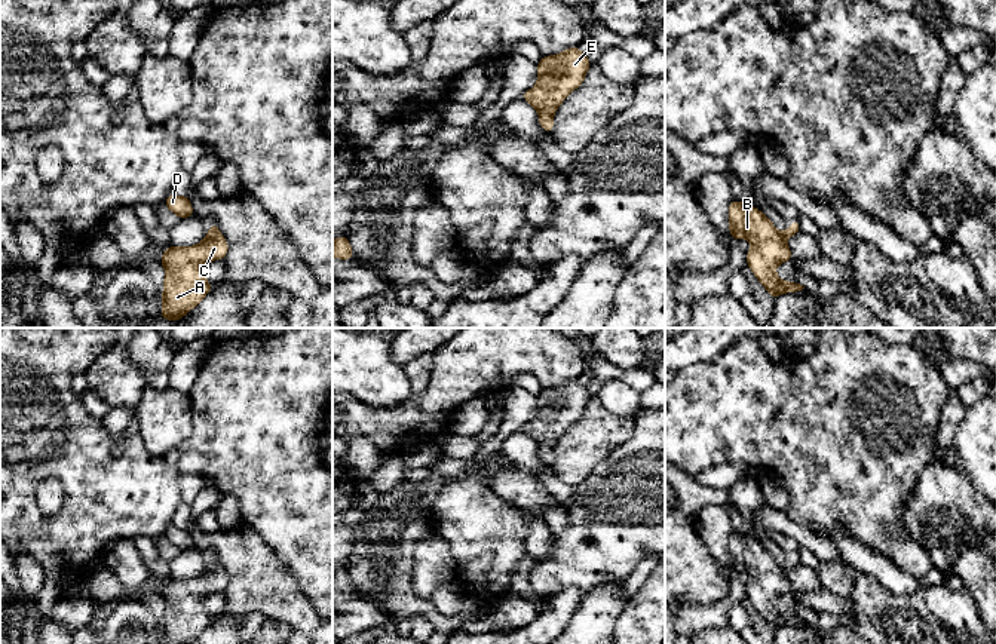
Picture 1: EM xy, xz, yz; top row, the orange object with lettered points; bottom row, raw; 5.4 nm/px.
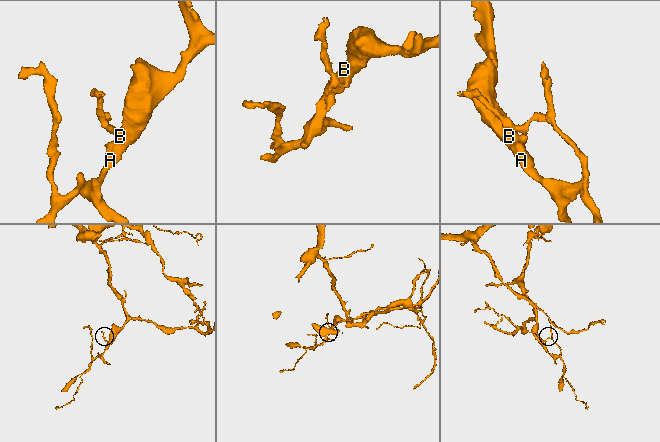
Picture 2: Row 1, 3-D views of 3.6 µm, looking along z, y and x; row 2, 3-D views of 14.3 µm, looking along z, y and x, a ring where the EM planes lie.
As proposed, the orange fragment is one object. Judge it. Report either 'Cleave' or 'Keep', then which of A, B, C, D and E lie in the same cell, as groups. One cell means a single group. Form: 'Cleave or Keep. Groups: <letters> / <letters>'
Cleave. Groups: A B C E / D

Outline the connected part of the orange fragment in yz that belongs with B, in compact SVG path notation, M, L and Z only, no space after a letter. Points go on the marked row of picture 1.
M739 200L729 203L729 230L733 239L748 239L747 266L775 300L784 292L799 292L805 286L781 280L775 272L778 264L793 258L790 246L773 223L756 206Z

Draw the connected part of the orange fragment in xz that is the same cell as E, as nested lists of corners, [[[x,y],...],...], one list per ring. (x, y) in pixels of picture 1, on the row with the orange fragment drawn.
[[[577,46],[563,50],[560,55],[542,56],[537,62],[537,83],[521,98],[536,111],[554,116],[567,95],[583,83],[591,65],[588,55]]]

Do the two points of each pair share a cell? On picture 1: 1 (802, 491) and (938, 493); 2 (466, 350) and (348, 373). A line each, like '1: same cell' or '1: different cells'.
1: different cells
2: different cells

